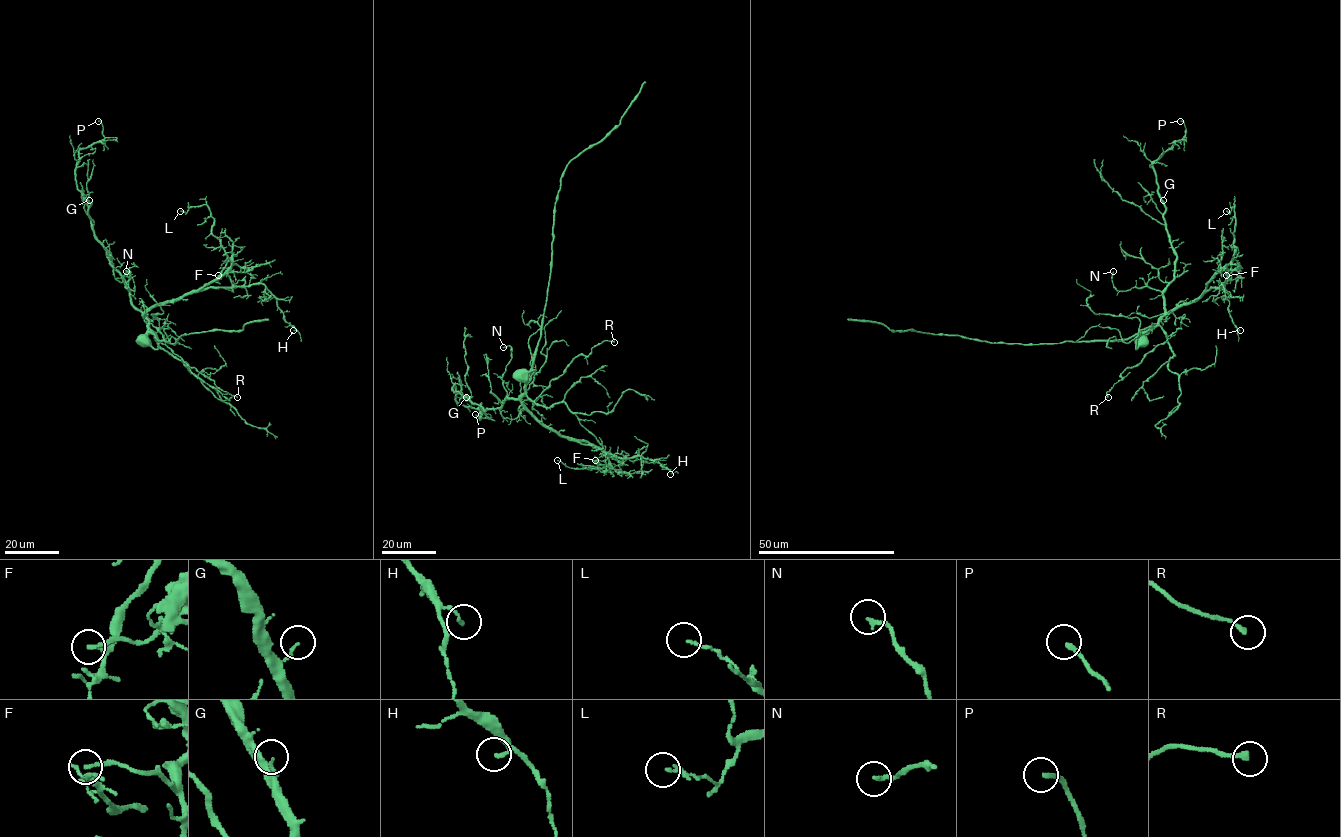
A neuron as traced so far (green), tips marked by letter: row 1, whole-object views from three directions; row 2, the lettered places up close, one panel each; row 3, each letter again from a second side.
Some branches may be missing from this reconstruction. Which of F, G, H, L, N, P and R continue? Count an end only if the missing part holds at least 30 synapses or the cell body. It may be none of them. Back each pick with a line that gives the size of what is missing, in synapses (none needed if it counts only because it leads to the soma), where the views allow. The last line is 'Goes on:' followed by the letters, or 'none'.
Goes on: none

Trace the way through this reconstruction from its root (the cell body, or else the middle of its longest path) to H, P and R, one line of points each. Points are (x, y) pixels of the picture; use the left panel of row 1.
H: (143, 338), (148, 329), (144, 314), (158, 305), (205, 288), (258, 283), (276, 298), (293, 330)
P: (143, 338), (148, 321), (133, 304), (128, 284), (95, 235), (76, 182), (79, 151), (104, 138), (98, 121)
R: (143, 338), (148, 326), (155, 338), (189, 366), (237, 397)

